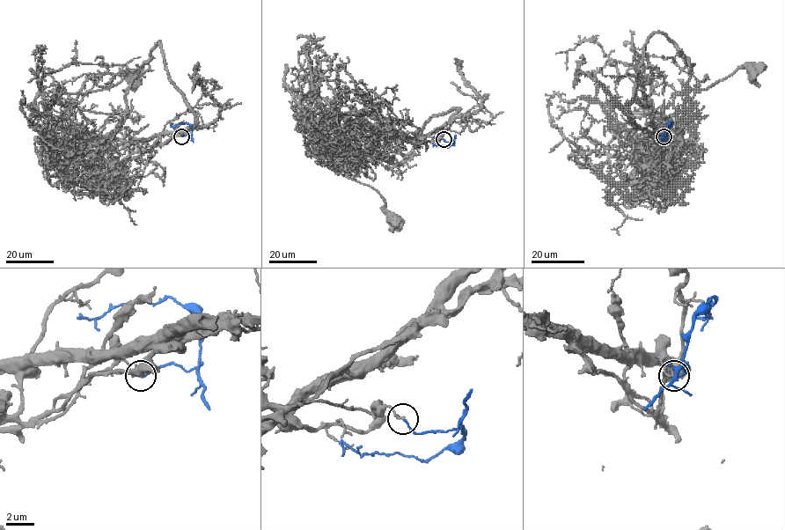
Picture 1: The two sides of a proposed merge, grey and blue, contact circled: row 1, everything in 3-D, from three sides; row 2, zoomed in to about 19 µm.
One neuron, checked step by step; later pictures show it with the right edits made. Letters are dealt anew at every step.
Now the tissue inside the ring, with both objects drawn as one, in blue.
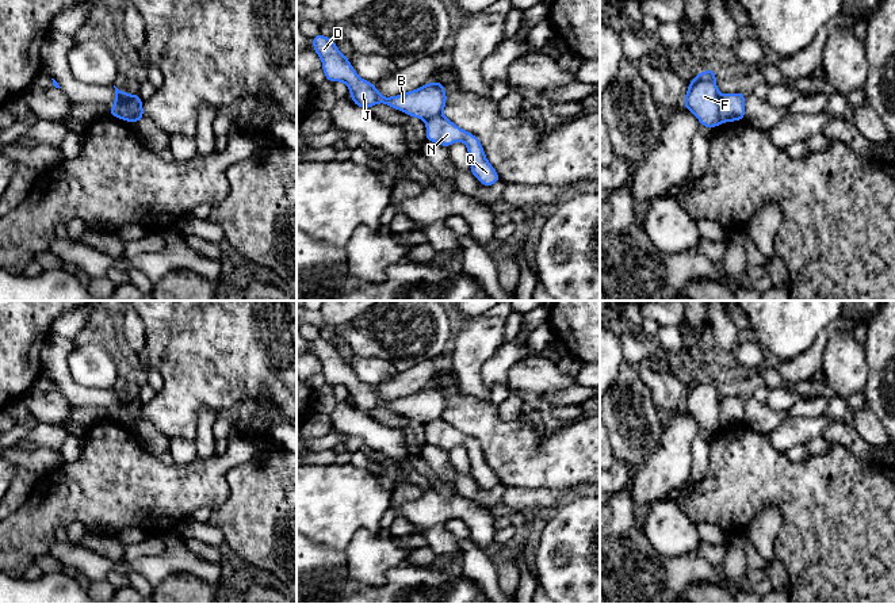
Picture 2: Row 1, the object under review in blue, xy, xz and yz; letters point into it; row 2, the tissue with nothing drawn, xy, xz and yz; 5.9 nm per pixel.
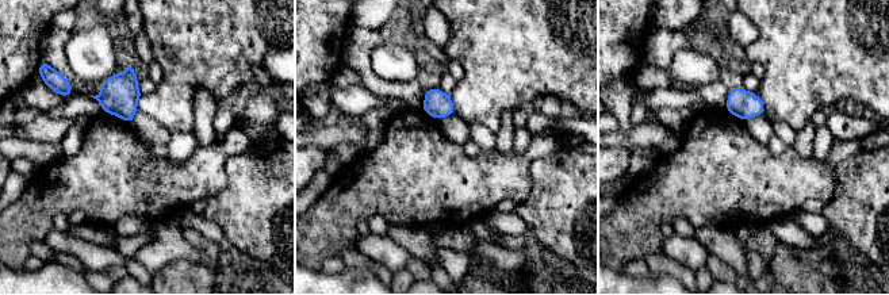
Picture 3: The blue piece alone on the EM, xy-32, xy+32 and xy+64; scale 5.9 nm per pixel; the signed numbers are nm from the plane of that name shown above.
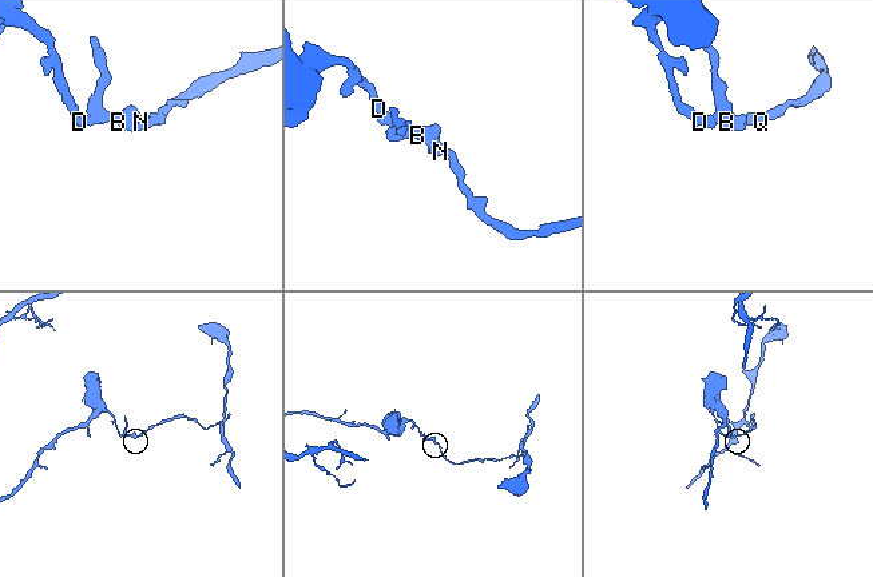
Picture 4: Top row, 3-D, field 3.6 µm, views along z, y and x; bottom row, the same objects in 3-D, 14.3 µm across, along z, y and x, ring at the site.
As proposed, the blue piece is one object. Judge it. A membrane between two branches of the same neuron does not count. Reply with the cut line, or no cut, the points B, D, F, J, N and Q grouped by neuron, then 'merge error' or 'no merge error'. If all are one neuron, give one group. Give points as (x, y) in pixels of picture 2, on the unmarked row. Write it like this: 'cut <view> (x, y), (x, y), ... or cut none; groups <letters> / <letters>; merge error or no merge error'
cut xy (133, 398), (130, 402), (130, 425); groups B D F J / N Q; merge error

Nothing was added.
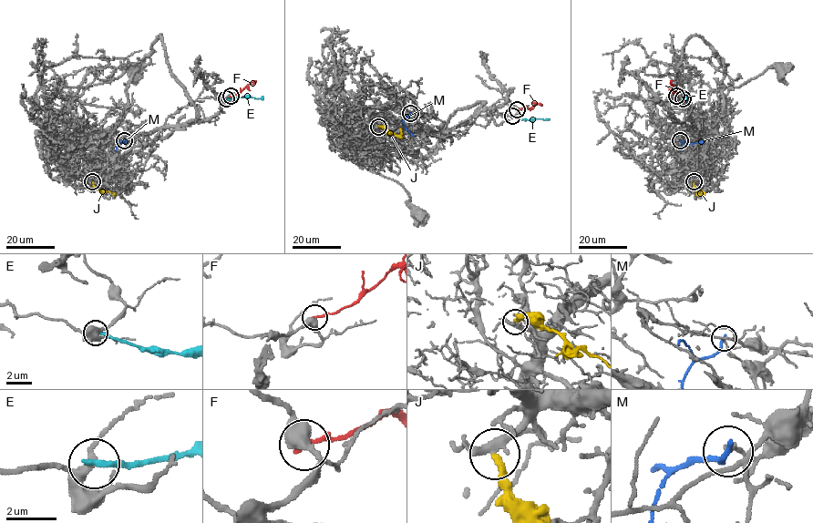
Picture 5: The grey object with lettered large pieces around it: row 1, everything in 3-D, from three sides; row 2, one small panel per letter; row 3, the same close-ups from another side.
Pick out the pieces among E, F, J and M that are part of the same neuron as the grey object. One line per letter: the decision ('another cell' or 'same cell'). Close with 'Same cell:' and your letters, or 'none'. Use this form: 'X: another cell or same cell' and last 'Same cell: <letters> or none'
E: another cell
F: another cell
J: another cell
M: another cell
Same cell: none

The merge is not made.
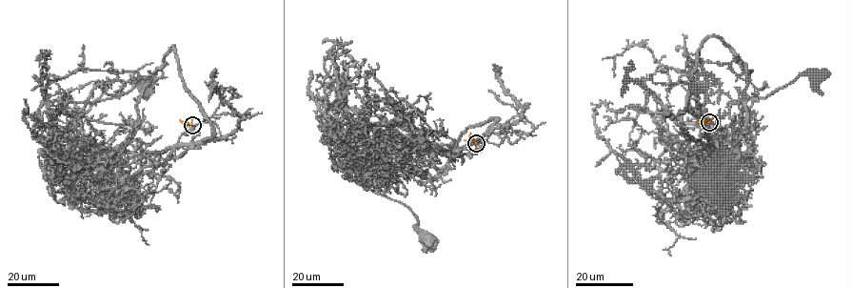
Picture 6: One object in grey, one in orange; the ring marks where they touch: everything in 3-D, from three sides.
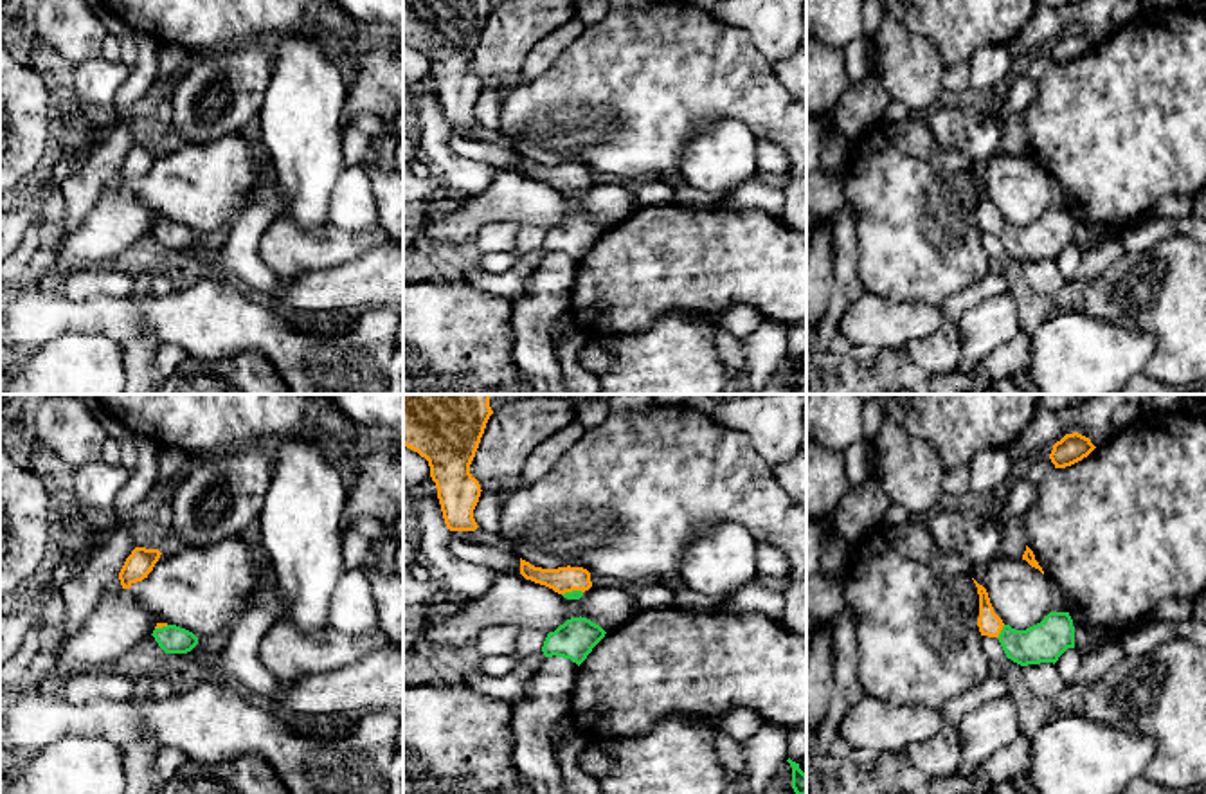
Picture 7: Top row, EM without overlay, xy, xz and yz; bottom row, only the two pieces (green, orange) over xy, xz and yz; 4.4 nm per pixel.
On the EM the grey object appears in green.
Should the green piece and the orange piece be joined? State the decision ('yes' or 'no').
yes

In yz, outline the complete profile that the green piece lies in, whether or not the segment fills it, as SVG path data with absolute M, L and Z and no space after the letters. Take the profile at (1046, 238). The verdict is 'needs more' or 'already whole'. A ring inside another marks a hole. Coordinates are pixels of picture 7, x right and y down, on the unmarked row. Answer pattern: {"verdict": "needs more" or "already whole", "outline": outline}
{"verdict": "needs more", "outline": "M976 176L974 180L979 191L977 223L981 232L997 234L1006 254L1013 259L1021 263L1040 259L1055 261L1067 245L1075 245L1075 223L1069 209L1049 209L1040 220L1026 227L1015 227L1010 221L1004 221L1003 216L994 209L986 185L979 182Z"}

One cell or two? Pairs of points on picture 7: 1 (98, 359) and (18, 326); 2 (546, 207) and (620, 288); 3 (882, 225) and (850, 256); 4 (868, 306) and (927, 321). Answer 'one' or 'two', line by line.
1: two
2: two
3: two
4: one

